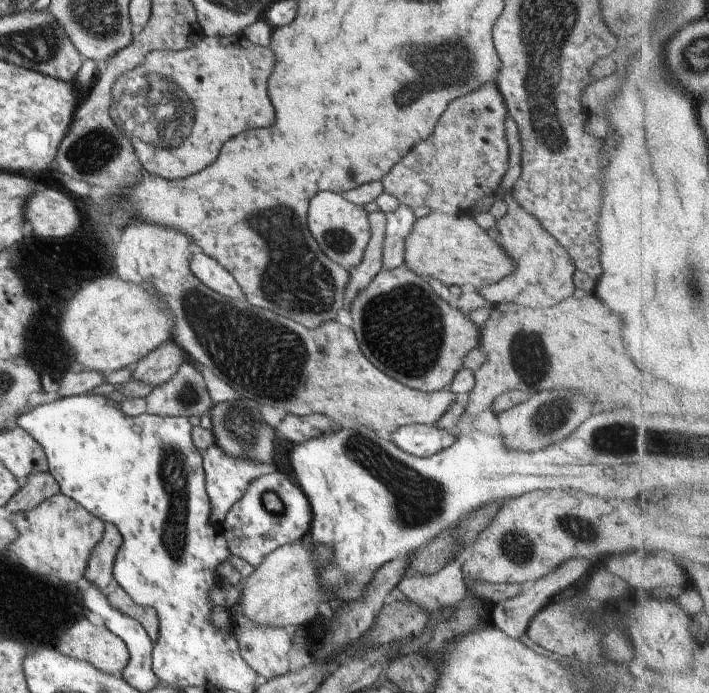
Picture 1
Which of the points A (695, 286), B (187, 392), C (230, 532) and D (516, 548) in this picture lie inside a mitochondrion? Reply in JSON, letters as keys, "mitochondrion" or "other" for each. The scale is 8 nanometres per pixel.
{"A":"mitochondrion","B":"mitochondrion","C":"other","D":"mitochondrion"}

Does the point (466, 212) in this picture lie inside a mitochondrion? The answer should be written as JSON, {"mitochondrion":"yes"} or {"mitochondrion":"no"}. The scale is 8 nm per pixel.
{"mitochondrion":"no"}

